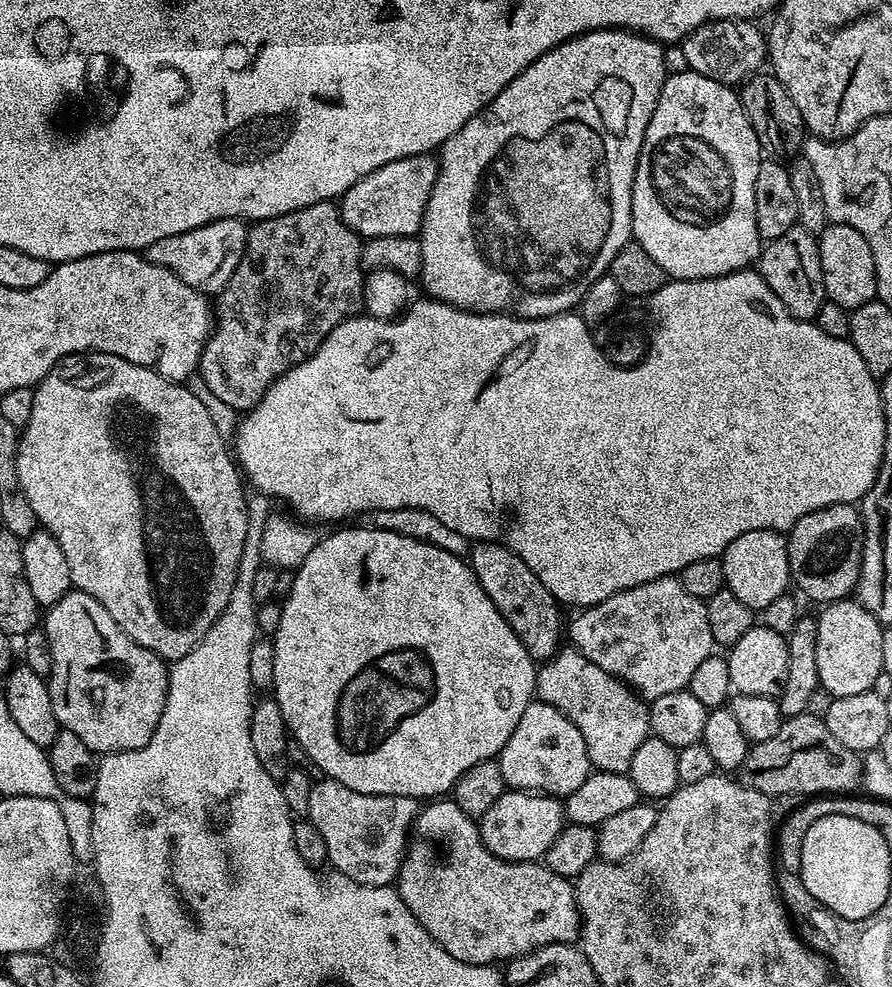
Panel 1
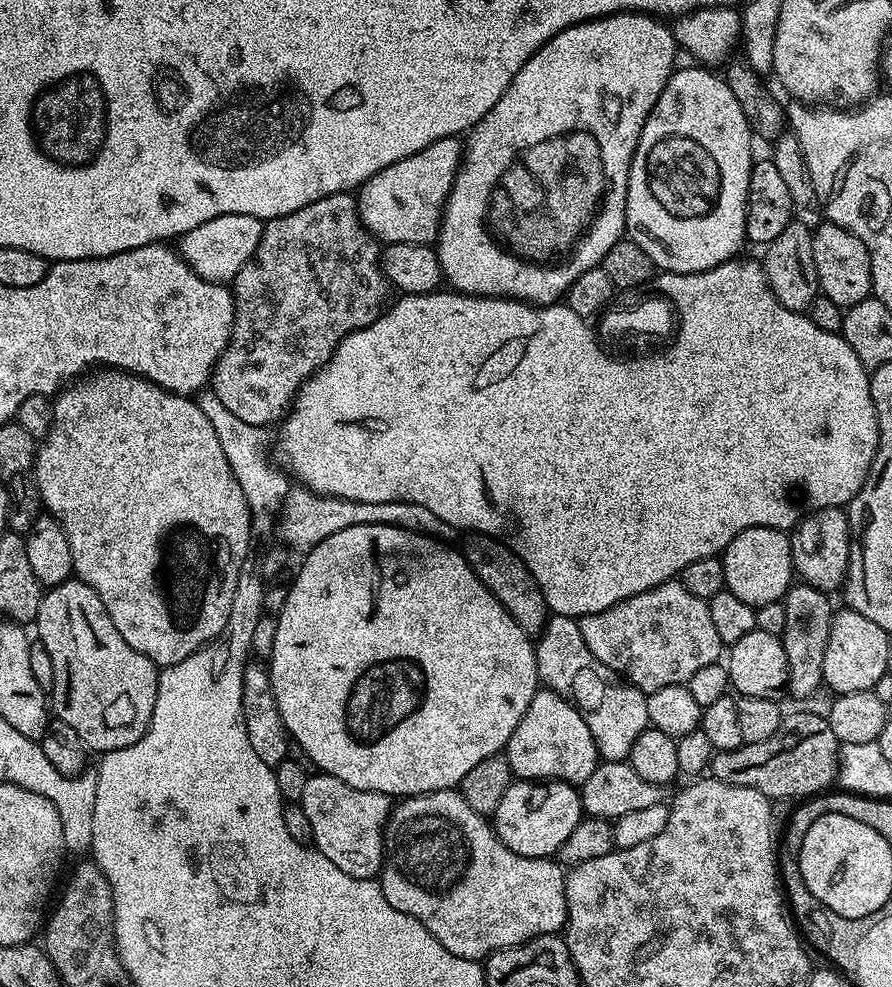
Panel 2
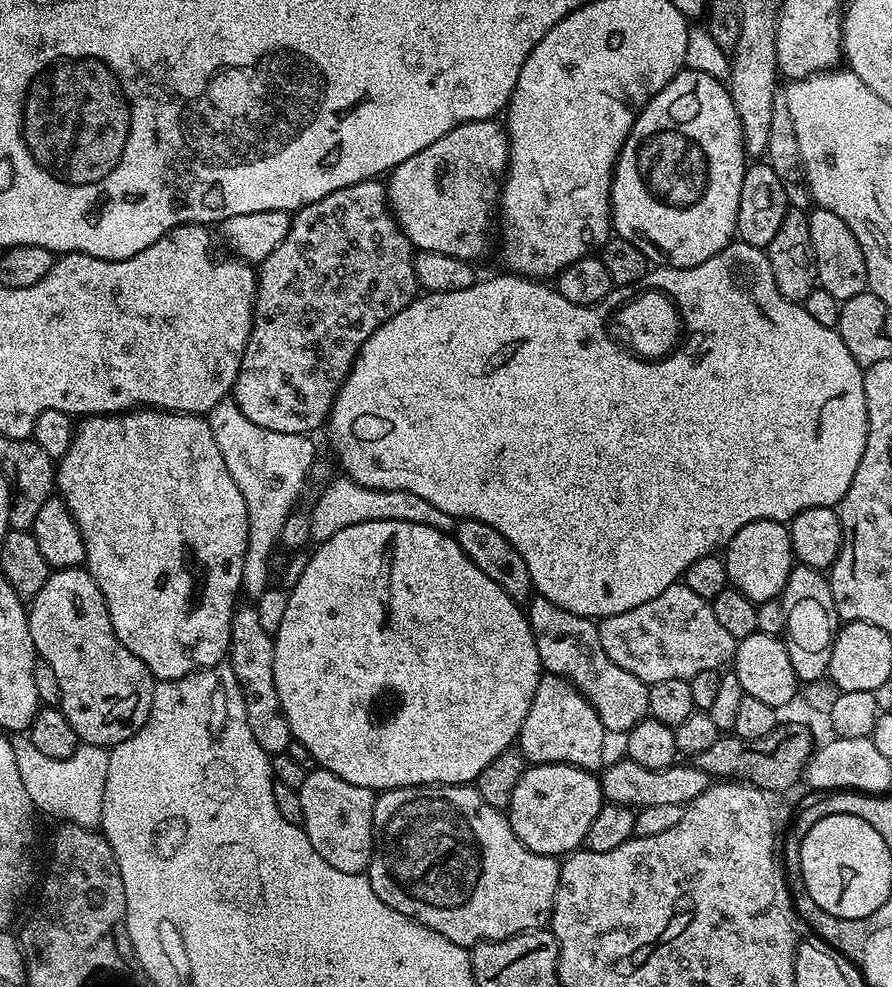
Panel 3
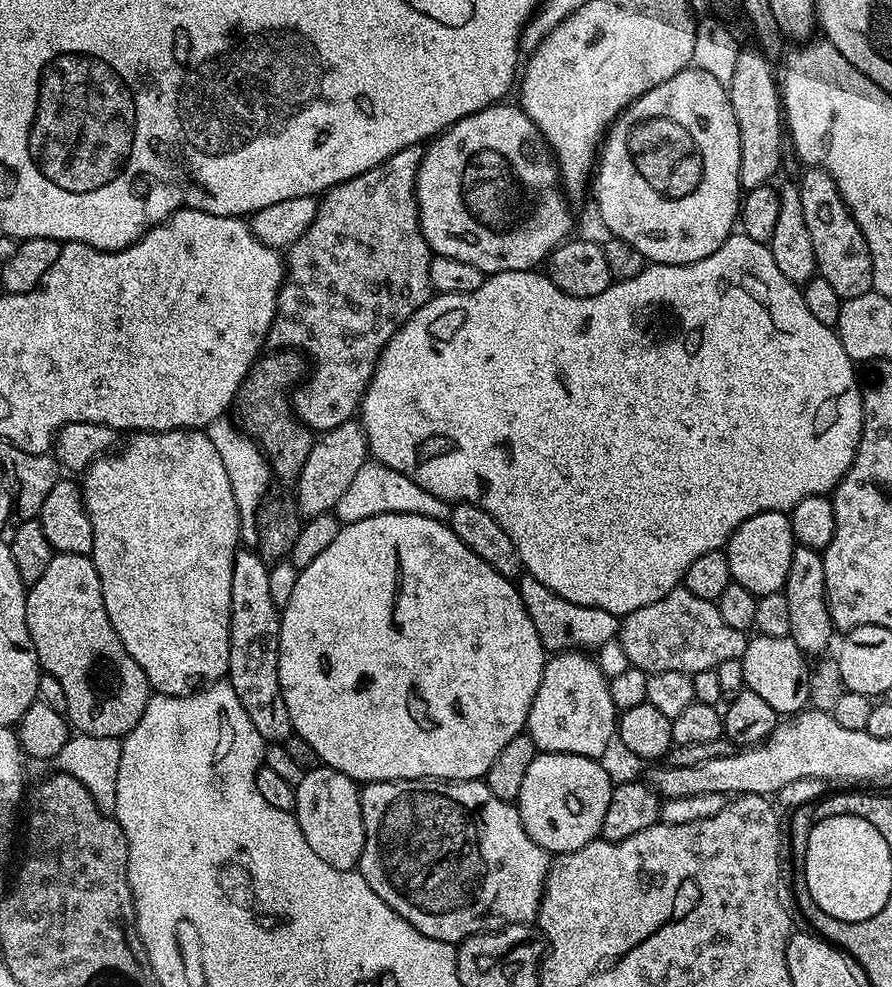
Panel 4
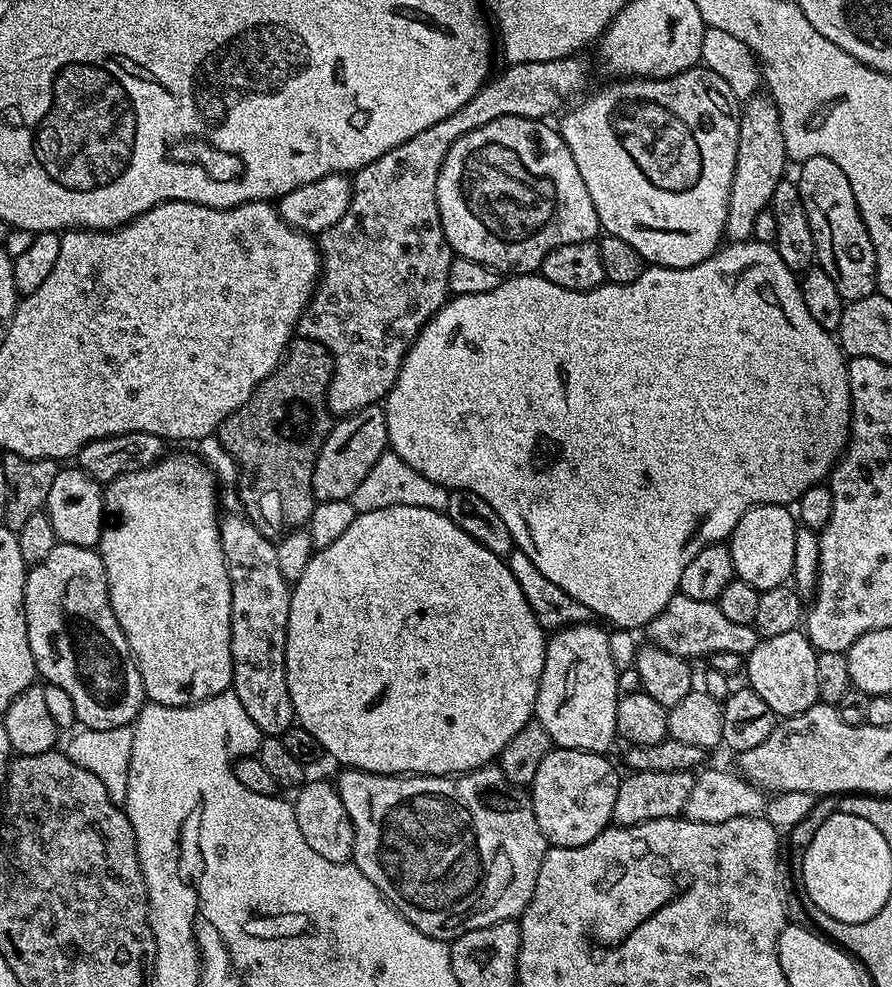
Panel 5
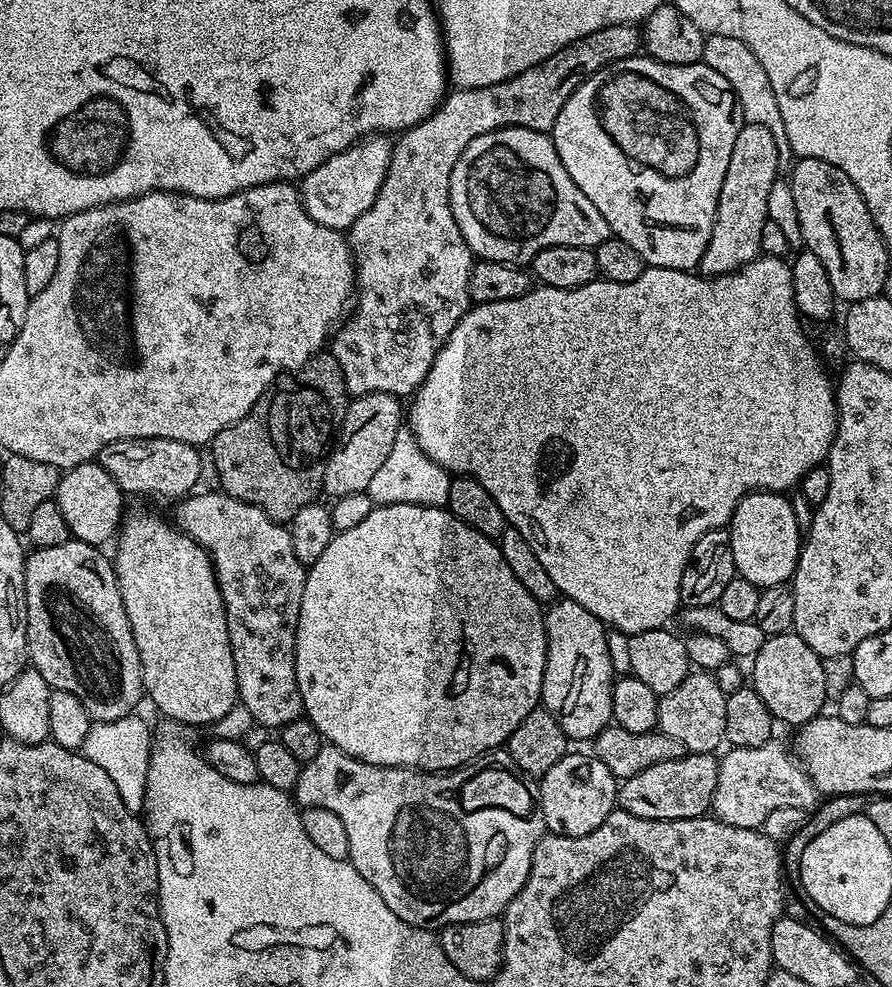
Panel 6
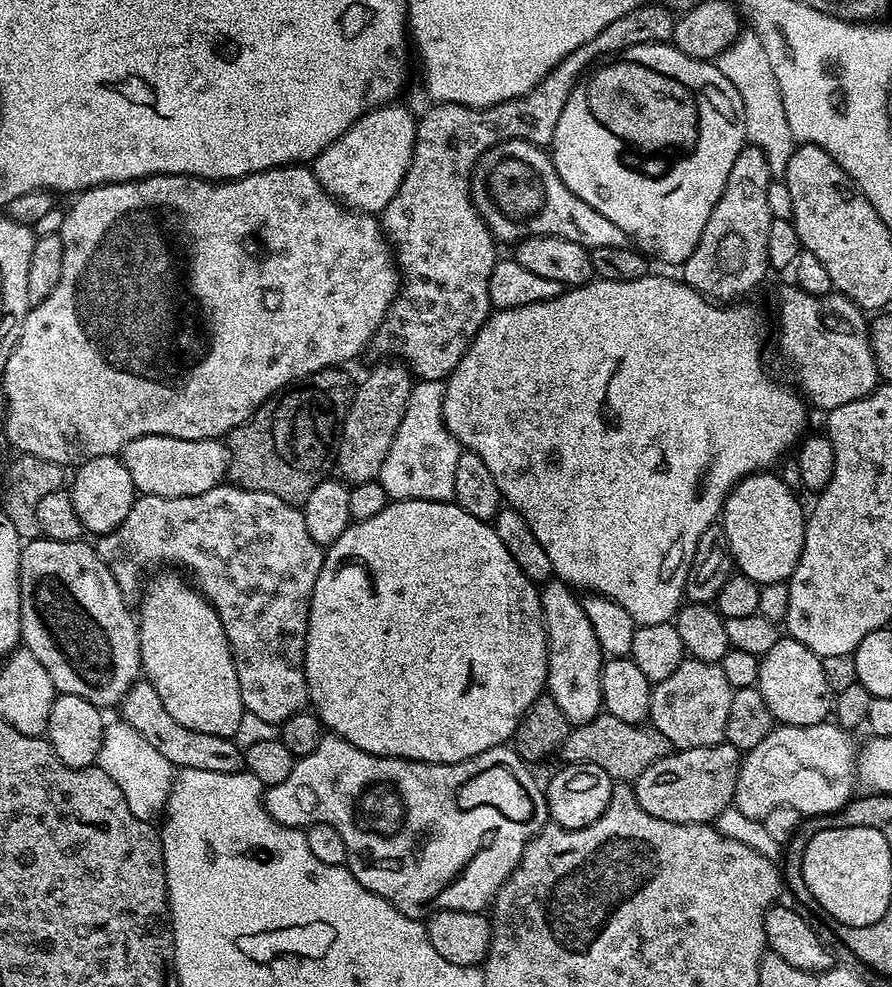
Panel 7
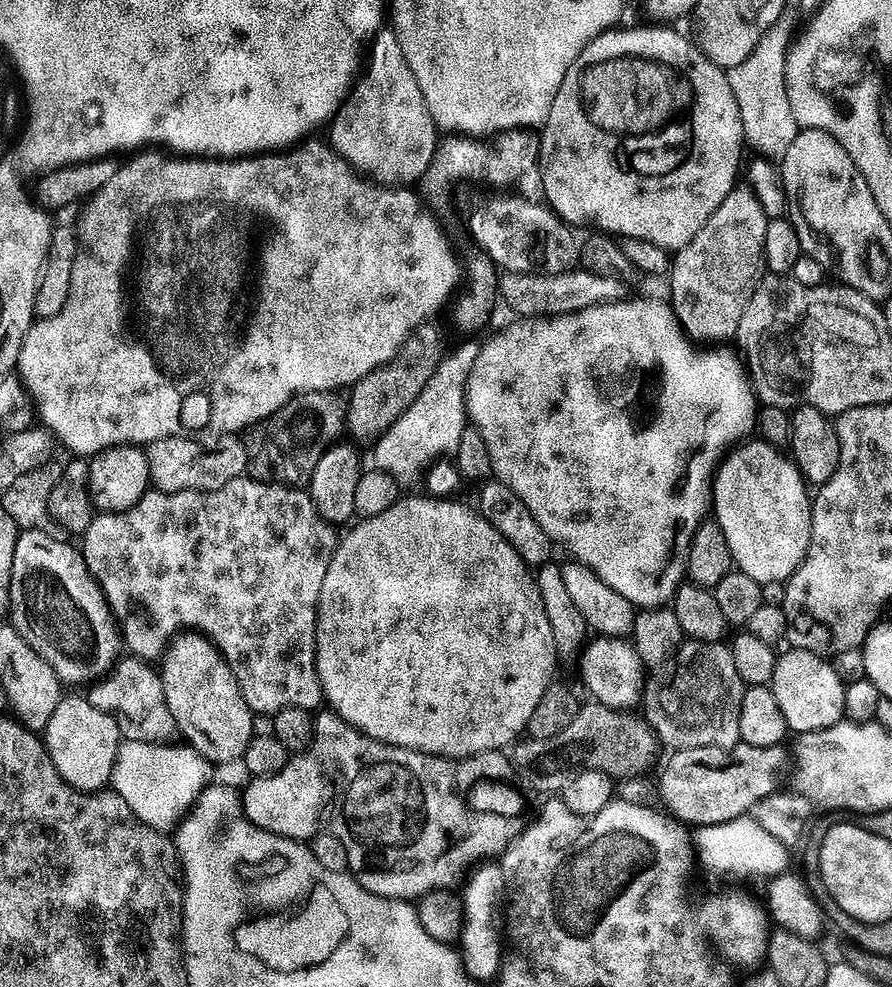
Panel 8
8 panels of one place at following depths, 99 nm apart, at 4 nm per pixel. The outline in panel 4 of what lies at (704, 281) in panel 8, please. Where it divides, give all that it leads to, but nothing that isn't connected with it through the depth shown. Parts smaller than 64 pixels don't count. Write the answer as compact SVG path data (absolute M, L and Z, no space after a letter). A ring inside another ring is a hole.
M741 47L734 82L726 85L730 106L734 106L734 118L738 122L740 139L740 186L749 190L769 183L780 168L780 159L786 148L784 109L780 102L780 86L777 73L772 73L773 61L759 47Z

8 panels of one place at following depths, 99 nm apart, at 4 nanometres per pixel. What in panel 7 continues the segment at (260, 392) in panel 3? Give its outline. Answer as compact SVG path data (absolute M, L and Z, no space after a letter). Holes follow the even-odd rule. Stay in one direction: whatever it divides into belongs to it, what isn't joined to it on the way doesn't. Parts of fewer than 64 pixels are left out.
M646 2L640 8L630 10L630 14L614 18L614 22L606 26L606 30L594 34L590 42L566 54L566 58L562 58L562 62L558 62L558 66L554 66L550 74L542 78L542 82L538 82L526 95L519 96L517 100L507 100L489 108L433 103L428 106L432 108L426 109L422 114L419 113L416 121L414 154L406 170L406 178L402 178L402 186L398 186L398 192L384 207L382 213L384 235L394 249L394 259L402 283L378 330L372 335L371 351L376 351L380 358L395 358L403 362L416 380L447 381L449 374L456 369L458 362L471 346L472 339L493 311L488 283L490 270L494 270L498 259L496 253L498 244L492 231L484 224L483 218L474 210L470 210L468 175L476 167L480 155L504 140L525 140L541 146L551 145L554 129L558 126L558 114L562 114L566 98L574 90L576 81L585 75L589 65L601 58L611 58L630 46L671 41L676 22L677 17L673 9L665 8L660 2L656 4Z

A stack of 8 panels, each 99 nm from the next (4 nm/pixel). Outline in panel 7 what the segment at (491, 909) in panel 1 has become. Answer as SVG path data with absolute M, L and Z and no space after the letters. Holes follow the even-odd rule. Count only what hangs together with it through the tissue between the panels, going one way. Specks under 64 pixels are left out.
M321 735L318 746L310 750L310 754L299 757L293 763L290 774L282 782L267 785L262 796L264 809L276 819L276 823L301 830L309 824L329 824L342 834L342 842L346 846L346 867L352 871L354 878L366 886L374 894L378 894L386 902L390 902L402 914L423 921L434 912L454 910L455 912L483 913L495 901L500 887L508 881L510 874L516 870L522 858L524 848L540 833L540 829L549 823L548 797L545 789L536 781L529 765L517 754L515 747L501 746L491 748L474 758L466 758L453 764L421 764L418 760L403 760L397 756L375 756L366 750L358 750L341 736Z

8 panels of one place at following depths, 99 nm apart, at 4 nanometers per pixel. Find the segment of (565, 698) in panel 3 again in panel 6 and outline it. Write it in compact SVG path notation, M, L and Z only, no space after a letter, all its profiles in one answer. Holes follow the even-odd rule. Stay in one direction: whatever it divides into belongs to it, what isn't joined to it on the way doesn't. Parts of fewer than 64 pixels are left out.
M560 598L547 605L544 629L548 635L548 649L540 691L542 707L554 714L554 722L562 726L569 741L591 742L601 730L613 723L614 675L606 625L594 618L586 606L578 606L578 602Z

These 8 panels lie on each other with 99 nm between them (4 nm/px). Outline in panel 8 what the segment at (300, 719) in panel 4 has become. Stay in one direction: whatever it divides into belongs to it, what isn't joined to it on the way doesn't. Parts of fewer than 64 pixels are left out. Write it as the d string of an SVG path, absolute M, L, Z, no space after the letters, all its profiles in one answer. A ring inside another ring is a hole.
M427 494L407 496L396 500L394 506L382 514L357 519L347 529L349 532L339 537L330 558L330 570L326 570L322 594L316 607L316 669L320 688L324 691L323 703L343 720L350 722L350 726L383 744L449 758L507 749L527 729L530 714L534 714L534 706L538 706L546 686L553 683L555 676L552 675L558 665L554 633L550 631L533 569L525 564L514 546L510 546L510 542L506 542L506 538L502 538L502 534L498 534L498 530L494 530L494 526L490 526L487 518L473 505L471 508L453 498L437 498Z

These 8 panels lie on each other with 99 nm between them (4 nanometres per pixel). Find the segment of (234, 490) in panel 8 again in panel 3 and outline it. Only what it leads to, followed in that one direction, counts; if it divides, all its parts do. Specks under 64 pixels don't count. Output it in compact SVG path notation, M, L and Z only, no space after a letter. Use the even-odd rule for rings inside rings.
M237 607L232 613L232 629L228 643L226 662L234 670L234 678L242 690L246 706L246 722L254 742L269 754L287 753L288 744L293 740L292 731L278 702L278 686L274 686L274 646L273 633L262 630L255 607Z

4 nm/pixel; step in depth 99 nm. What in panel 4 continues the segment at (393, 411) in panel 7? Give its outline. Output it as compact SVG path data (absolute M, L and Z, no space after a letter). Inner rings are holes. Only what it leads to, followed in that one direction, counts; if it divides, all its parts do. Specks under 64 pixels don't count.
M351 419L334 430L319 433L313 439L310 454L294 481L296 511L304 518L329 515L338 506L338 498L342 498L350 482L358 475L358 470L362 470L369 460L368 438L363 423Z

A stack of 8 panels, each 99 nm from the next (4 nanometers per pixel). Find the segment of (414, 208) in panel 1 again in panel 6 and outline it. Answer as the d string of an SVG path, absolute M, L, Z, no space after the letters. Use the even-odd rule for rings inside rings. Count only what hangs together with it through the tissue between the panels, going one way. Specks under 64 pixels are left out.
M503 128L487 132L482 134L482 138L474 138L474 142L470 142L470 146L466 146L466 150L462 150L458 162L454 162L454 174L450 174L450 210L454 214L454 222L458 222L458 230L462 230L462 238L466 238L466 246L470 246L473 257L490 262L528 266L539 252L550 246L578 246L594 250L602 242L613 239L606 218L602 218L602 214L598 214L598 206L594 206L594 202L590 202L590 198L586 198L586 194L582 194L582 190L578 190L574 178L570 178L570 174L566 174L566 166L562 166L562 158L558 158L558 150L554 146L551 135L529 128Z

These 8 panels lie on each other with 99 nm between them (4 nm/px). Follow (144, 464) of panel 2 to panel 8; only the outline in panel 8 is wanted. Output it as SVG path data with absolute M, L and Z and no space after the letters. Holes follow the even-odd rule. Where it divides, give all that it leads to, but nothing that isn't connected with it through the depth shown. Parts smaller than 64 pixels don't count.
M196 630L181 632L184 632L181 636L176 634L171 637L158 664L162 690L166 694L166 706L170 706L170 714L176 723L176 731L181 737L185 736L188 739L185 741L199 756L203 756L209 765L228 764L231 760L239 761L254 734L254 728L252 728L254 713L246 706L246 698L242 698L238 682L230 666L216 649L216 645Z

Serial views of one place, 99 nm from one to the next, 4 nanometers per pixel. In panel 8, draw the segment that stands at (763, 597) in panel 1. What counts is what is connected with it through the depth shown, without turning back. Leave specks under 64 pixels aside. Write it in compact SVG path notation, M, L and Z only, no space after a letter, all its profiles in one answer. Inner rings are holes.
M759 438L749 439L729 451L720 461L712 477L712 507L722 534L726 534L726 546L730 546L733 565L739 571L750 574L754 582L764 585L768 582L787 582L802 562L810 546L810 522L812 502L806 481L796 465L781 449L764 443Z

